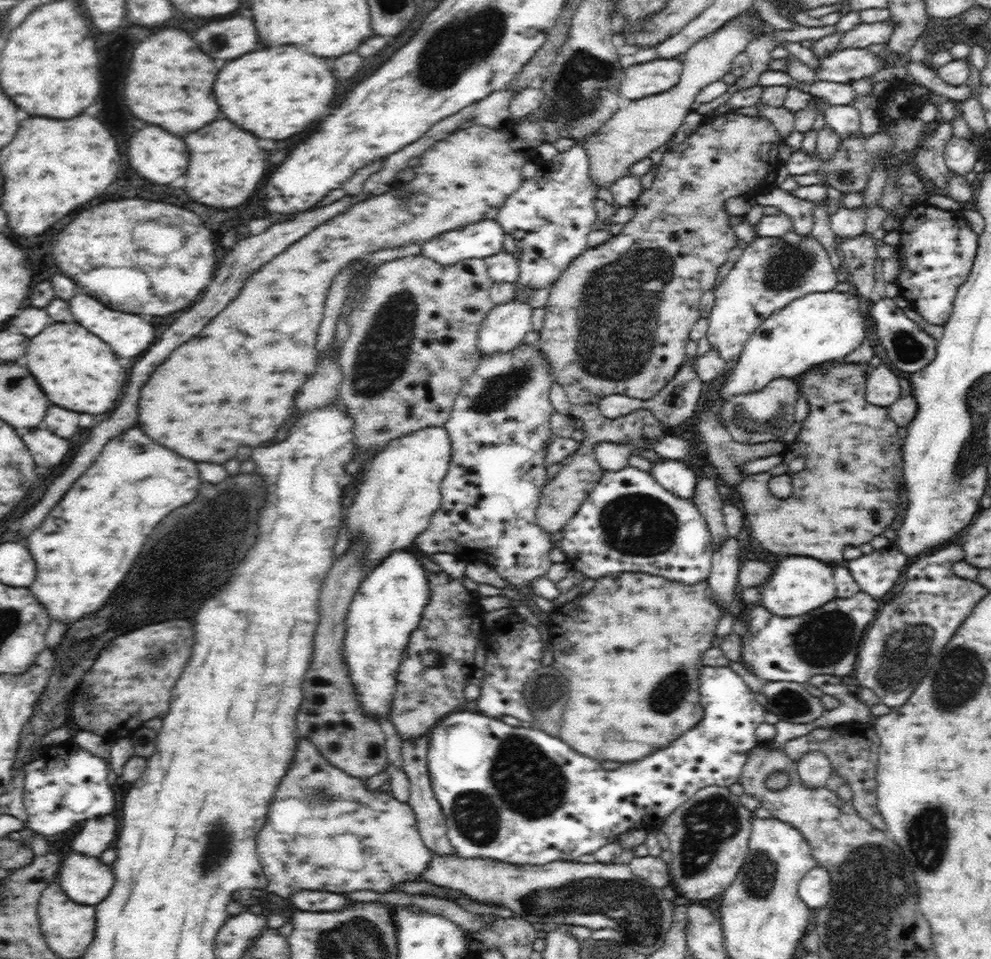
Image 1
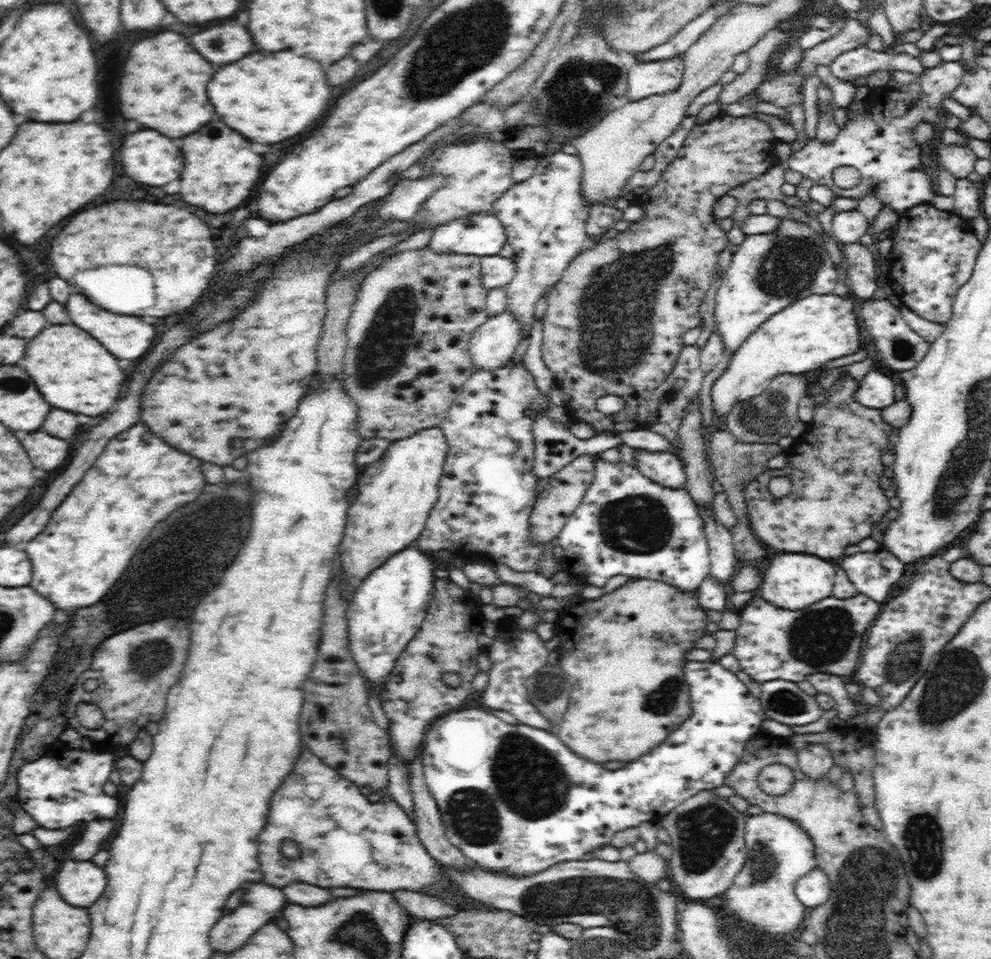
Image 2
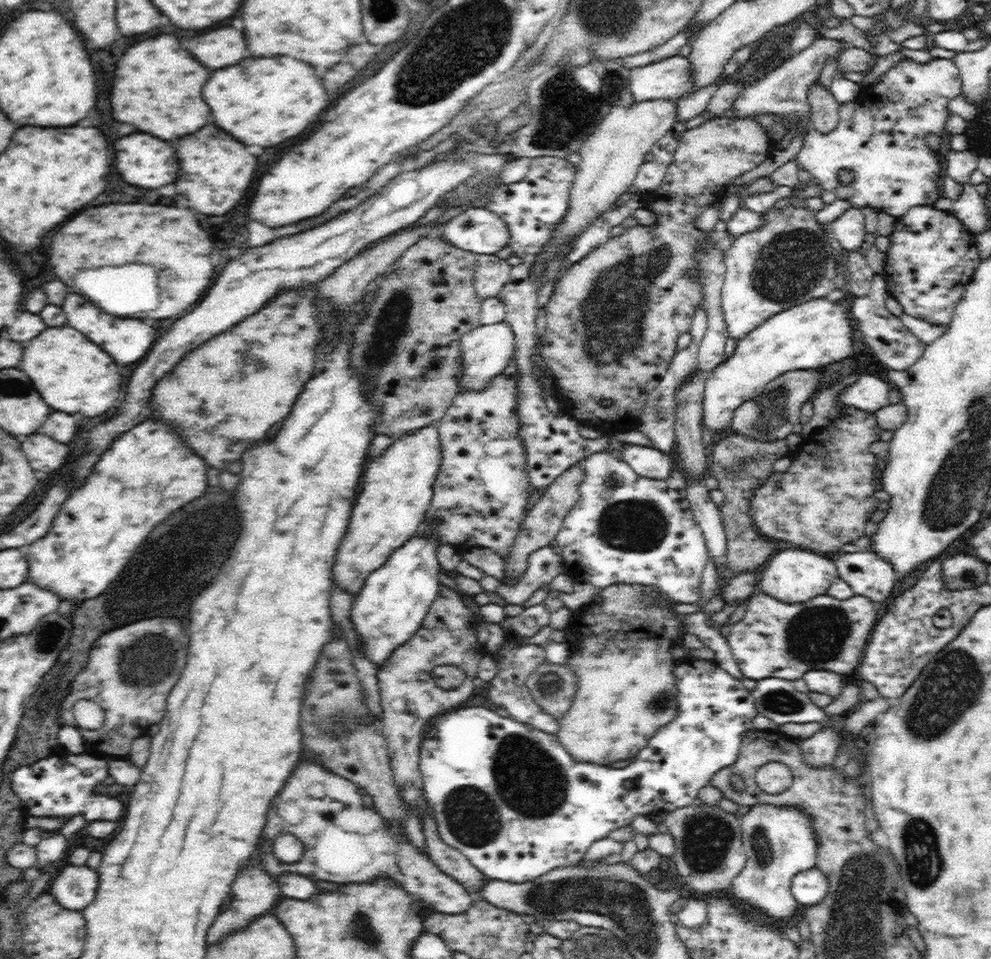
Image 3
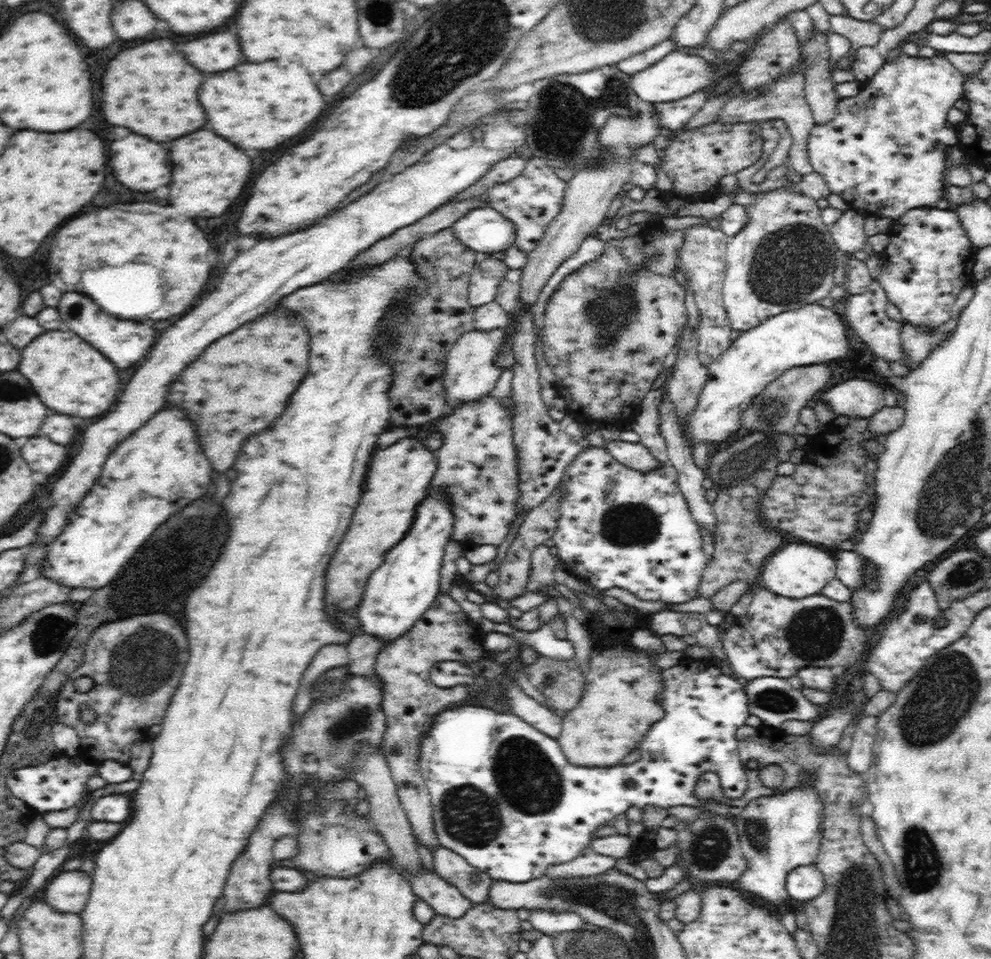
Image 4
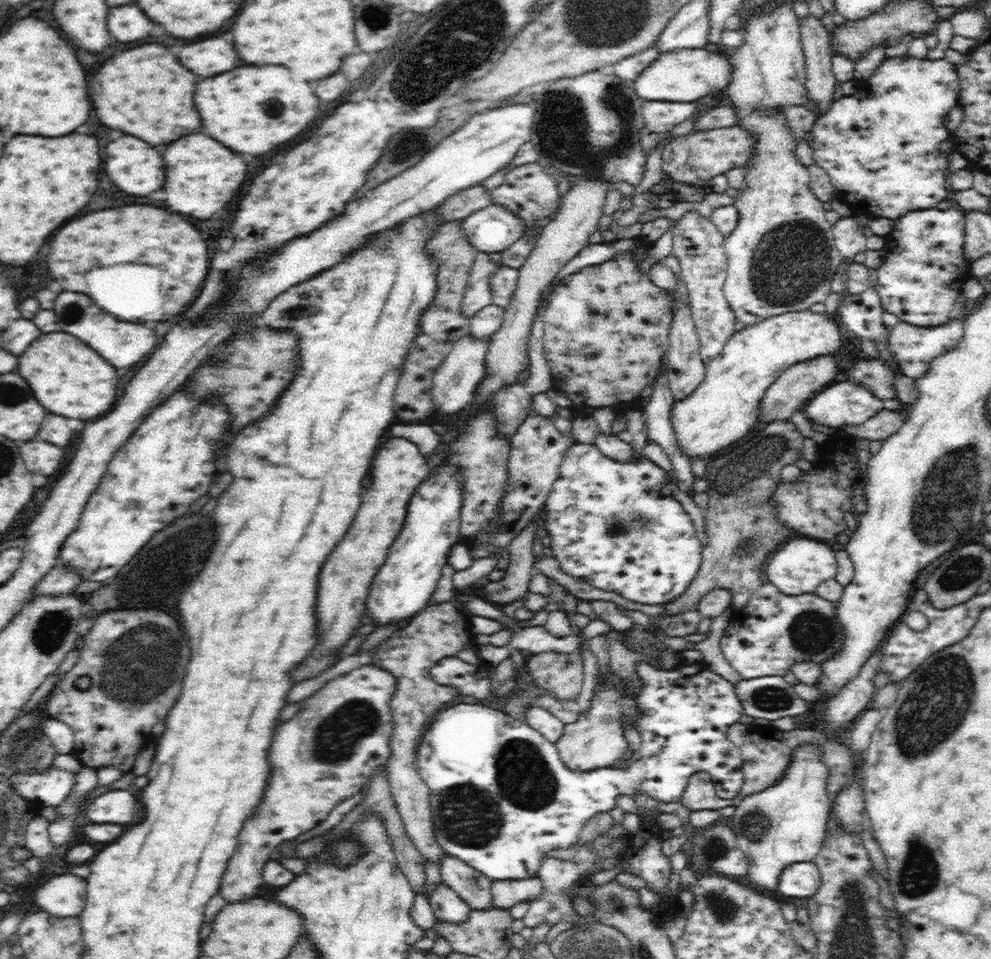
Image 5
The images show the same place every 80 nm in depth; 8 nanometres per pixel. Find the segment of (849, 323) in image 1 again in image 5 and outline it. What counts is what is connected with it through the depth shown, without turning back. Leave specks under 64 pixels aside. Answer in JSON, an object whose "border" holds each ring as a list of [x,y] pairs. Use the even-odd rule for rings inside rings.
{"border":[[[811,310],[780,314],[735,332],[728,339],[723,351],[706,365],[702,384],[688,398],[675,400],[671,406],[671,425],[679,447],[690,459],[696,456],[705,456],[706,459],[718,450],[730,446],[732,442],[740,440],[758,423],[760,400],[784,370],[820,355],[833,356],[834,352],[840,350],[841,344],[840,329],[835,320],[830,320],[826,312],[817,314]]]}

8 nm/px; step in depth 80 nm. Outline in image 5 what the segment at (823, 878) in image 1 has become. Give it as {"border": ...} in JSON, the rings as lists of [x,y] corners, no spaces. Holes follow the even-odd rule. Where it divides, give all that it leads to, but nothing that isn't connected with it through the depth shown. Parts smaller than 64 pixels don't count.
{"border":[[[800,862],[786,868],[779,877],[778,892],[792,898],[810,898],[821,885],[821,873],[814,862]]]}

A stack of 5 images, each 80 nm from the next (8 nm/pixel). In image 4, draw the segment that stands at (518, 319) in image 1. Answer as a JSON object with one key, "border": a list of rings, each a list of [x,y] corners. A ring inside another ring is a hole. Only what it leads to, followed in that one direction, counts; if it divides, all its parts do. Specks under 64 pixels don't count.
{"border":[[[506,328],[492,331],[472,330],[462,334],[447,354],[443,372],[444,391],[448,408],[460,406],[462,402],[472,402],[486,397],[494,390],[502,368],[495,363],[495,356],[507,341]]]}

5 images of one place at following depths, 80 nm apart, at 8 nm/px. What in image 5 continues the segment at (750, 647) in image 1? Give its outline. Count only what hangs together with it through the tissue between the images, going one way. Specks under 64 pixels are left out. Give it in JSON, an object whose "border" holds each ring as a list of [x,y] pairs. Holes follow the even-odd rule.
{"border":[[[764,582],[750,600],[735,613],[720,639],[720,648],[730,666],[743,679],[760,676],[784,676],[796,661],[821,664],[839,651],[843,643],[843,626],[836,618],[837,602],[824,600],[814,593],[788,595],[781,593],[772,583]]]}

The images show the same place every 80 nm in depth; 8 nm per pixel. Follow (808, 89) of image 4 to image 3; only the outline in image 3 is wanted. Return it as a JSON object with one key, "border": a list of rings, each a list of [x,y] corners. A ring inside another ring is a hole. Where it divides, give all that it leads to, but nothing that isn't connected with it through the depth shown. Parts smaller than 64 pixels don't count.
{"border":[[[816,80],[809,86],[808,100],[811,106],[809,128],[819,130],[822,134],[831,131],[839,121],[841,104],[836,97]]]}

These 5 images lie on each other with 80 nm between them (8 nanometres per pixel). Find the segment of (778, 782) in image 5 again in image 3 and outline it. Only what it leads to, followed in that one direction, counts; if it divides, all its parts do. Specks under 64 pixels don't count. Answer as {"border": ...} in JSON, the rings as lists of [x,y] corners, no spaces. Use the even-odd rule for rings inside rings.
{"border":[[[760,804],[740,815],[739,823],[747,862],[732,881],[730,898],[780,922],[783,928],[795,924],[792,918],[800,911],[791,891],[792,877],[816,867],[818,845],[812,819],[794,806]]]}

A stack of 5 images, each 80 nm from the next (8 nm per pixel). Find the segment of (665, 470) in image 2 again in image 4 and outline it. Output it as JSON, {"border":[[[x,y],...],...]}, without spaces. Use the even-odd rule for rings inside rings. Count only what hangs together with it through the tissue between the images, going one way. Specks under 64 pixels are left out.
{"border":[[[619,440],[606,442],[605,448],[620,464],[636,471],[653,471],[664,464],[656,460],[642,443]]]}

